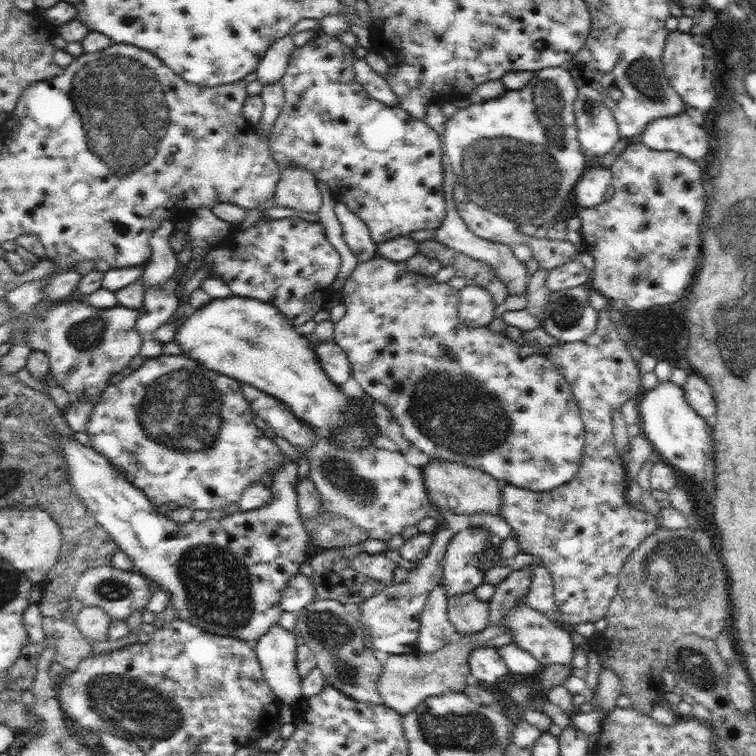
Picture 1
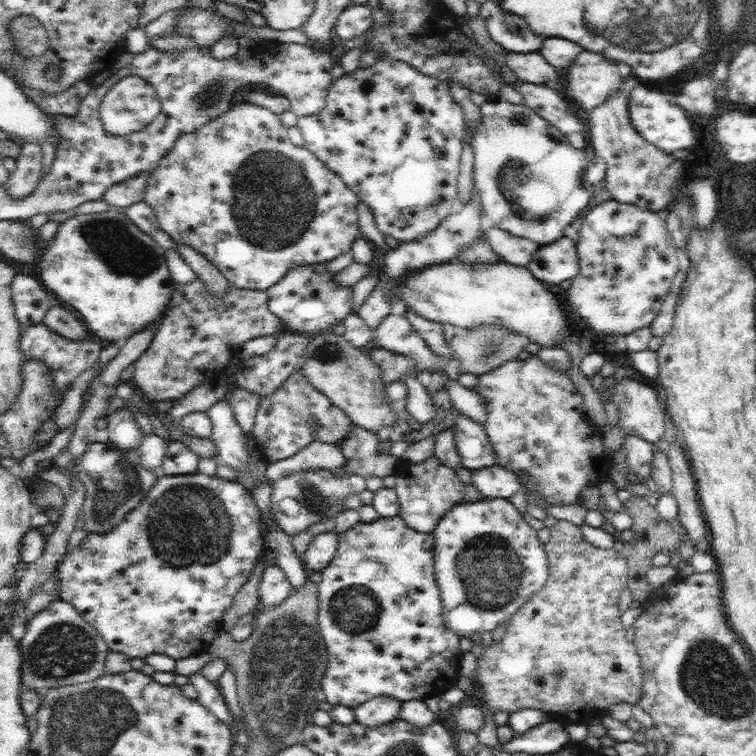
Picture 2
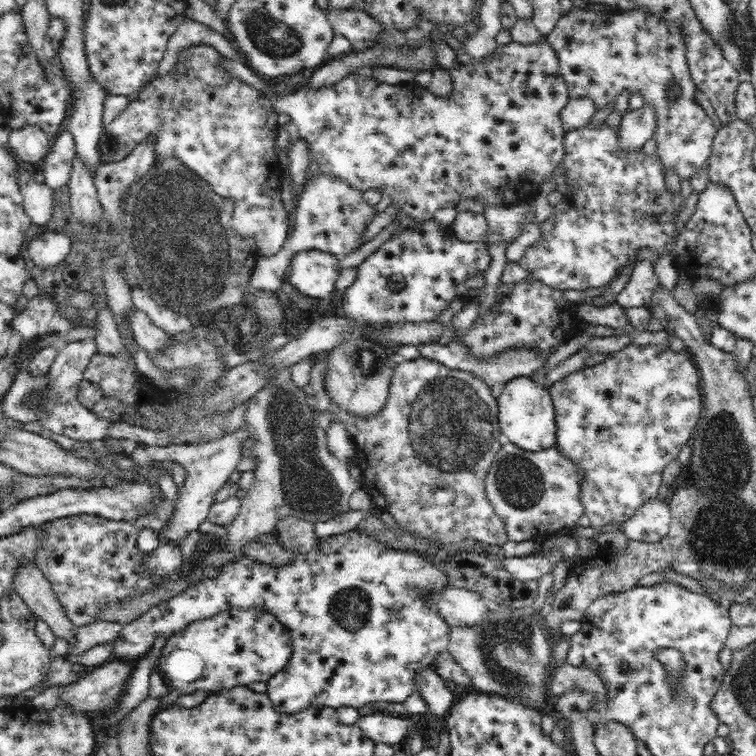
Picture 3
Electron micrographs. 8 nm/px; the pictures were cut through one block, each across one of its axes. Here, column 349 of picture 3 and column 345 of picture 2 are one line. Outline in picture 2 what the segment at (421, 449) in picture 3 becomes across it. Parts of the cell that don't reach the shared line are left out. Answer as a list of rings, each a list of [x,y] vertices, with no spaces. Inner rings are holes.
[[[299,368],[295,374],[291,374],[287,378],[287,382],[281,388],[277,388],[269,398],[263,398],[259,402],[255,422],[251,428],[253,430],[251,438],[255,442],[255,448],[271,464],[271,462],[297,454],[299,450],[303,450],[307,444],[311,444],[315,440],[325,442],[325,444],[337,444],[345,436],[349,422],[351,422],[351,418],[341,408],[331,404],[323,392],[313,388]],[[311,418],[317,418],[317,422],[319,422],[319,430],[315,434],[307,426]]]

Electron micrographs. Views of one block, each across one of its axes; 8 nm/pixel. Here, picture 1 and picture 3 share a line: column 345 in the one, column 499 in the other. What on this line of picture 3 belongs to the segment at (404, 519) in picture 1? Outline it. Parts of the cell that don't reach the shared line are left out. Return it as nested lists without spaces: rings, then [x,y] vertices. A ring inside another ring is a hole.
[[[500,436],[500,452],[486,476],[486,498],[496,516],[504,520],[508,542],[534,540],[538,544],[548,538],[570,534],[580,526],[580,518],[586,508],[580,500],[584,468],[582,464],[564,456],[556,446],[540,452],[526,452],[510,442],[508,436]]]

